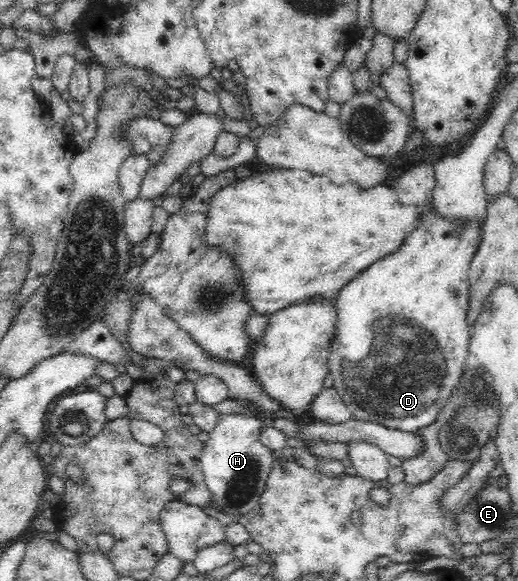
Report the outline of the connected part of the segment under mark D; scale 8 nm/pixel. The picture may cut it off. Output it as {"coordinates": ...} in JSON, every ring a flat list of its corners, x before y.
{"coordinates":[[429,204,423,208,423,216,421,216,420,222,427,224,429,230,417,228,413,234,409,234,405,238,405,244,397,252,393,252,391,256,383,258,381,262,369,266,365,272,361,272,357,278,353,278,345,288,339,291,339,294,333,300,337,318,334,328,334,338,332,339,330,348,331,351,328,356,328,374,329,376,333,376,335,380,332,388,344,401,353,419,381,424,392,430,401,430,414,435,417,431,431,426,431,424,434,424,438,420,438,415,442,408,445,407,450,396,455,392,453,386,458,384,457,380,460,379,463,364,467,360,468,344,472,334,472,327,468,324,467,320,469,290,469,275,467,272,470,269,471,258,475,256,481,240,480,220,471,219,467,223,452,223,449,219,444,219,441,215,437,214]]}

